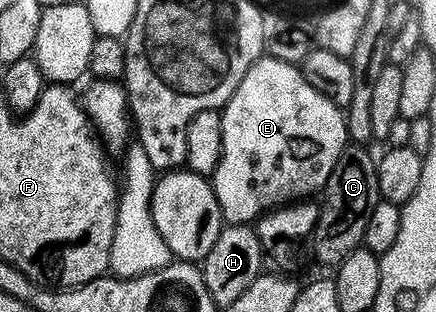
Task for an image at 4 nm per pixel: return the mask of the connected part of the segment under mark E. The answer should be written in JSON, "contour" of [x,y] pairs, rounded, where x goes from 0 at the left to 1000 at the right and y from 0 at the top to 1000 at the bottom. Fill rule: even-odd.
{"contour":[[[596,183],[571,234],[562,234],[528,324],[507,346],[507,503],[479,577],[514,705],[523,718],[573,718],[635,663],[702,641],[720,628],[713,625],[720,612],[739,615],[755,554],[764,554],[764,529],[773,529],[787,474],[800,458],[796,394],[778,356],[784,356],[780,333],[743,304],[679,205]]]}

